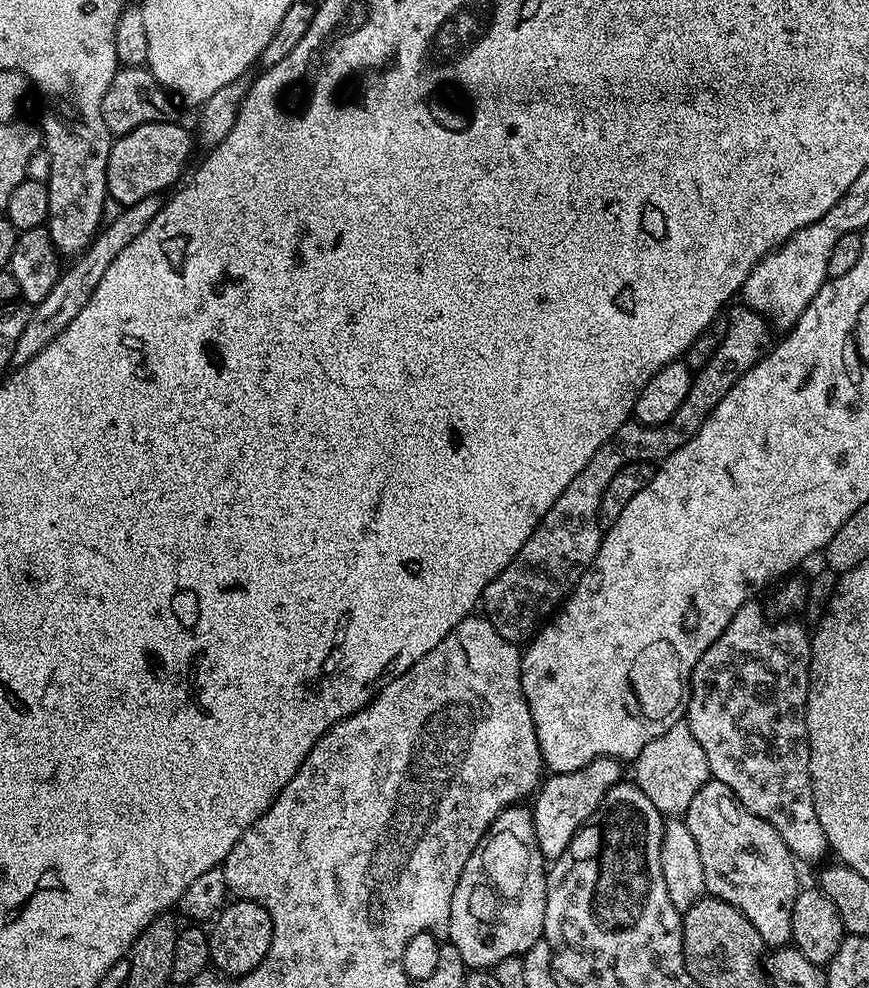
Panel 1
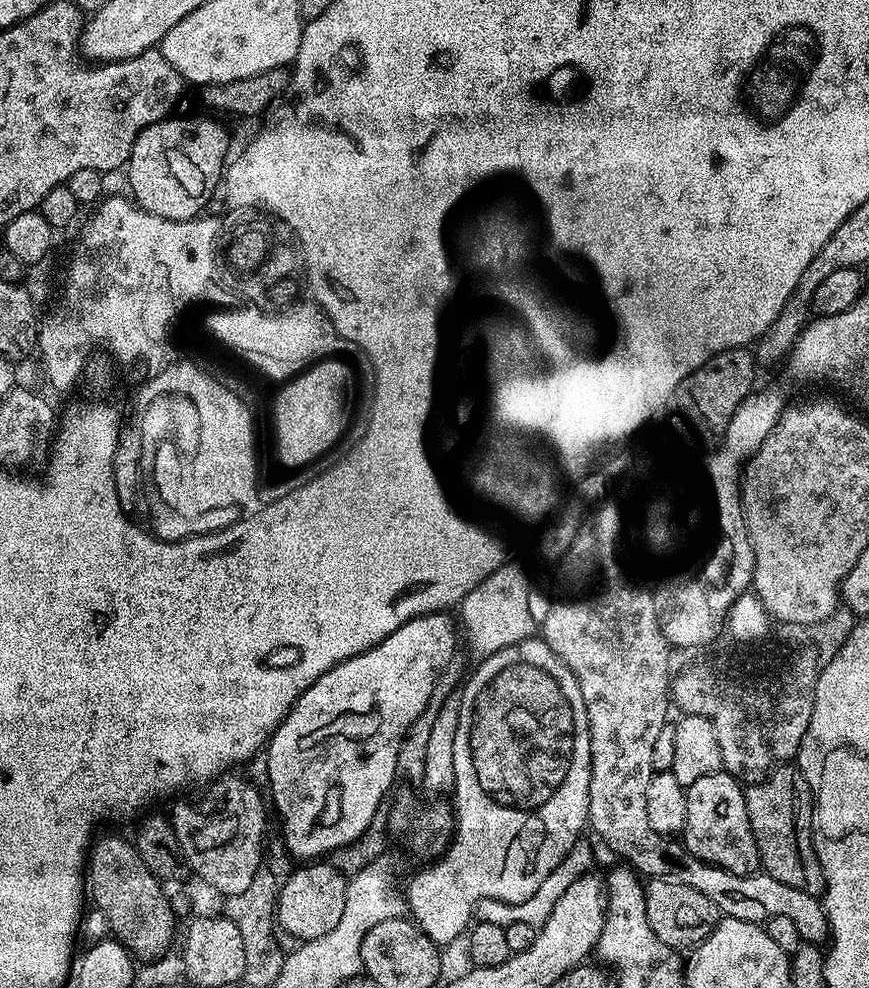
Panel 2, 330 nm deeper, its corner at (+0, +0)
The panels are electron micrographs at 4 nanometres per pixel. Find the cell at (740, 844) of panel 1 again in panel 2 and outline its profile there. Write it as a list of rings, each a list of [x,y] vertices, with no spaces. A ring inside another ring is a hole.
[[[723,770],[706,774],[686,788],[686,826],[682,843],[690,854],[734,874],[751,876],[760,868],[760,855],[746,814],[745,789],[741,781]]]

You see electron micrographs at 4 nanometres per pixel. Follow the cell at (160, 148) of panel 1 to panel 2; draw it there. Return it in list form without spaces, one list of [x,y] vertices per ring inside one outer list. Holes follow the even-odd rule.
[[[176,114],[167,120],[159,120],[146,126],[146,130],[138,134],[126,165],[128,184],[132,187],[131,199],[147,215],[157,216],[163,220],[194,220],[201,215],[207,209],[204,207],[207,206],[212,191],[215,188],[217,191],[221,187],[226,161],[229,159],[228,132],[216,121],[219,119],[209,118],[207,115],[204,115],[205,117],[180,115]]]

